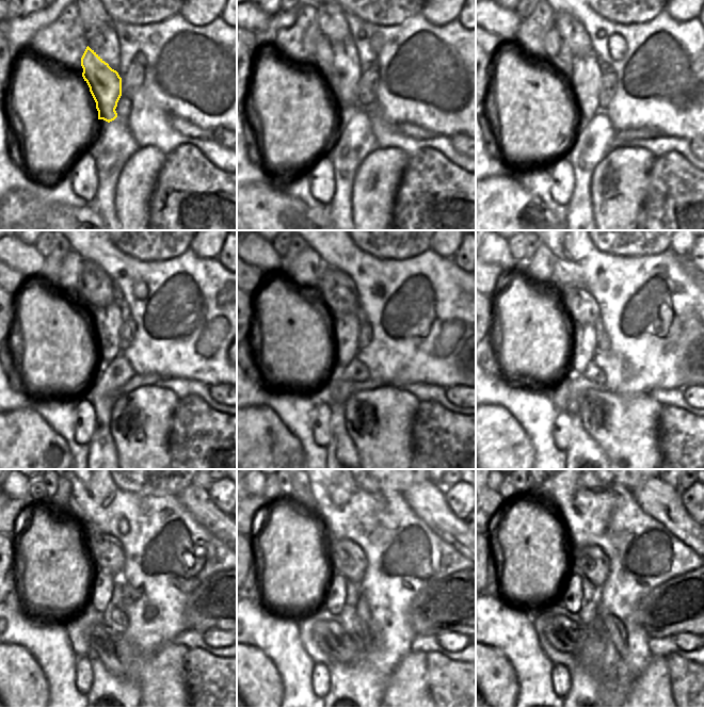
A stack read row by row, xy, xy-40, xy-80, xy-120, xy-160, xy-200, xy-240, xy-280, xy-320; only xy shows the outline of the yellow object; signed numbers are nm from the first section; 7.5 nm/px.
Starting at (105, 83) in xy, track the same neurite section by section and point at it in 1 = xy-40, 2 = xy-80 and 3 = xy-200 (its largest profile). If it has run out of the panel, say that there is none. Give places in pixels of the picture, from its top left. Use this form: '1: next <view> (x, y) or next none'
1: next xy-40 (324, 55)
2: next xy-80 (562, 59)
3: next xy-200 (540, 270)

